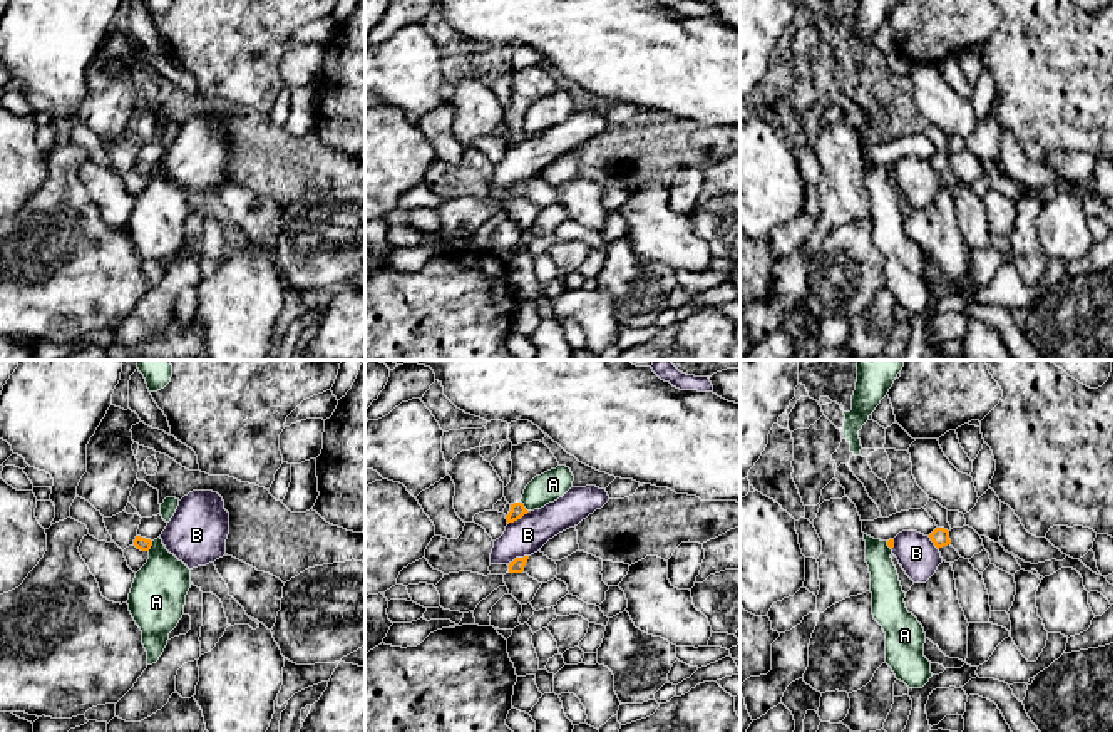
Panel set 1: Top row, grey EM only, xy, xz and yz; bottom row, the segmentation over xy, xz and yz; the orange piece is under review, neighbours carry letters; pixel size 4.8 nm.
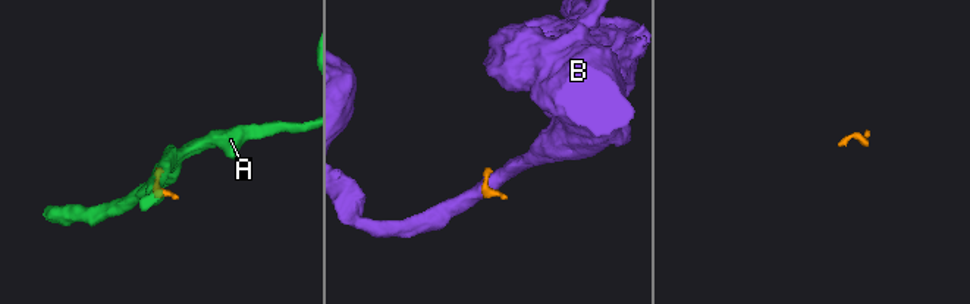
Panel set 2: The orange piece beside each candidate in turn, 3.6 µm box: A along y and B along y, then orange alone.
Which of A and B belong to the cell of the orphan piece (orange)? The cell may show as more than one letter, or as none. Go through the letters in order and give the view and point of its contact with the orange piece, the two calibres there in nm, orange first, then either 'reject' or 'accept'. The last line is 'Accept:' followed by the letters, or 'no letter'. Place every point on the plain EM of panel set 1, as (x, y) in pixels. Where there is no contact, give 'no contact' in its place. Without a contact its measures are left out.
A: contact xy (151, 170); calibres 60 and 260 nm; reject
B: contact xz (518, 143); calibres 70 and 180 nm; reject
Accept: no letter

